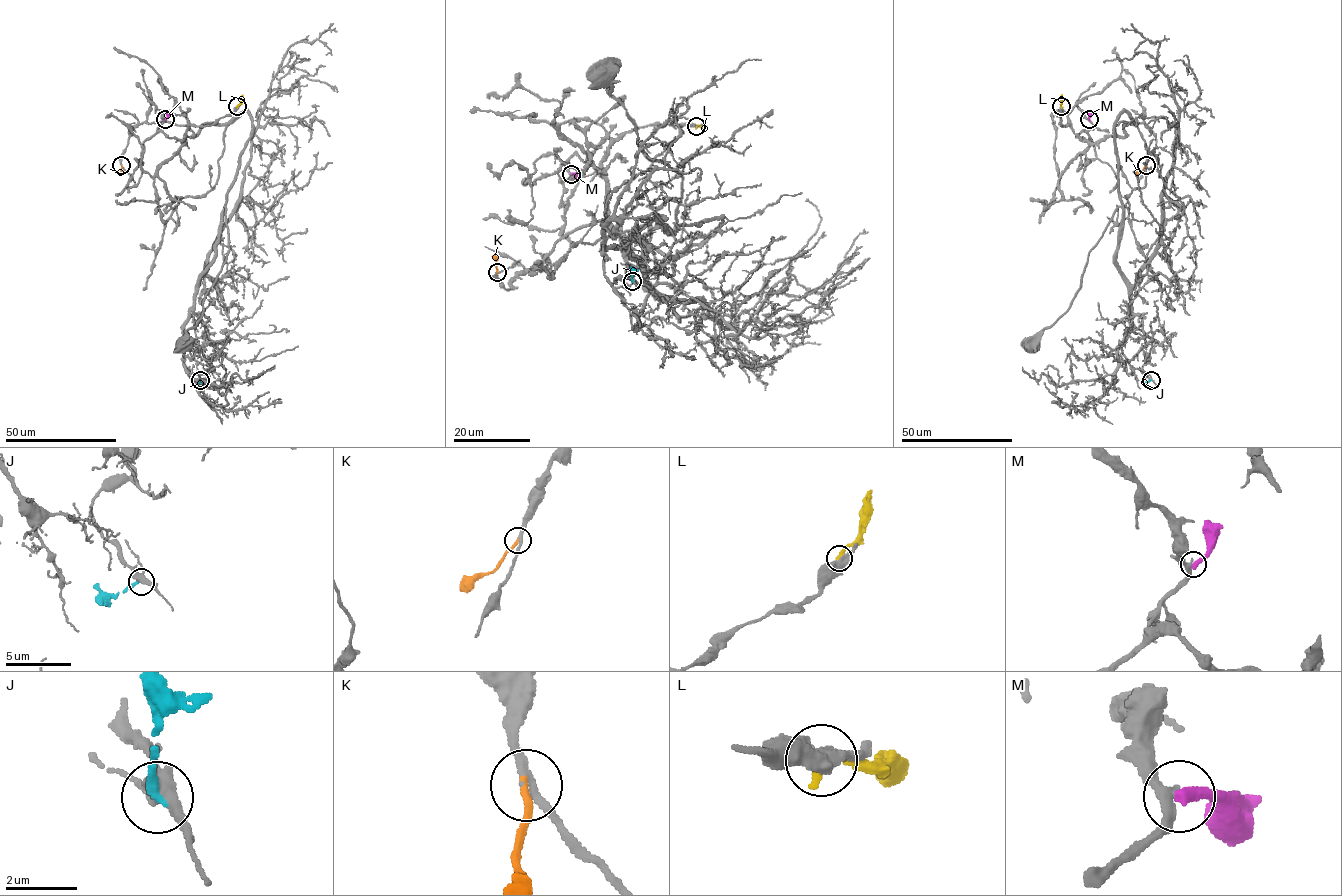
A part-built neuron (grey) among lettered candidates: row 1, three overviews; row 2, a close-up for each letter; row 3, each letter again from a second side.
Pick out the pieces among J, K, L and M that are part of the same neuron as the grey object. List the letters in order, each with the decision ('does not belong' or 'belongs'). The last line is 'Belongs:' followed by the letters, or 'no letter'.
J: does not belong
K: belongs
L: does not belong
M: does not belong
Belongs: K

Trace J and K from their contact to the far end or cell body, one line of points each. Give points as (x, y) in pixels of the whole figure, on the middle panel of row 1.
J: (632, 281), (632, 273), (638, 269)
K: (496, 272), (492, 255)

